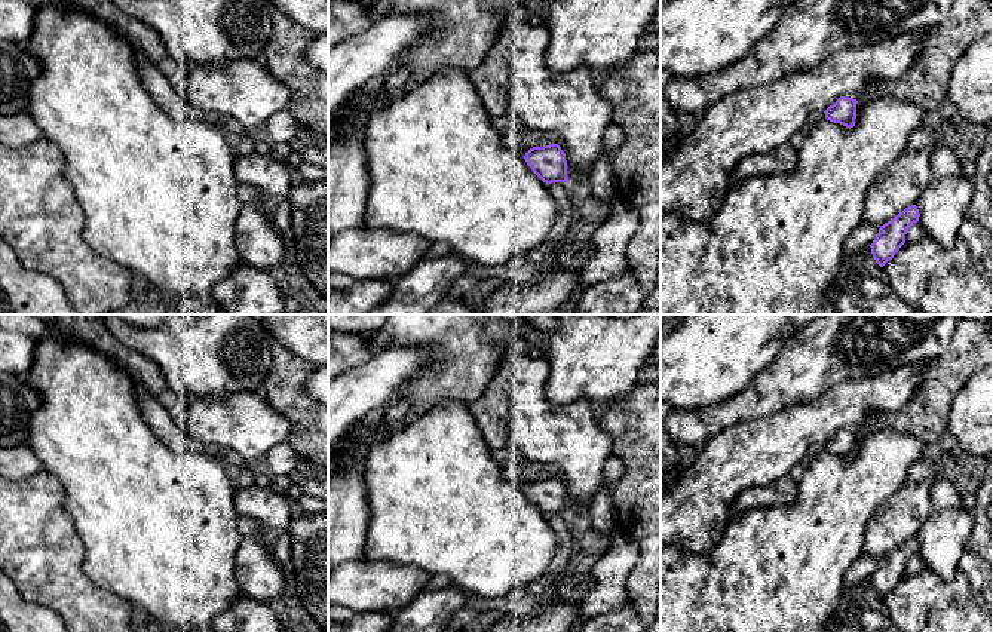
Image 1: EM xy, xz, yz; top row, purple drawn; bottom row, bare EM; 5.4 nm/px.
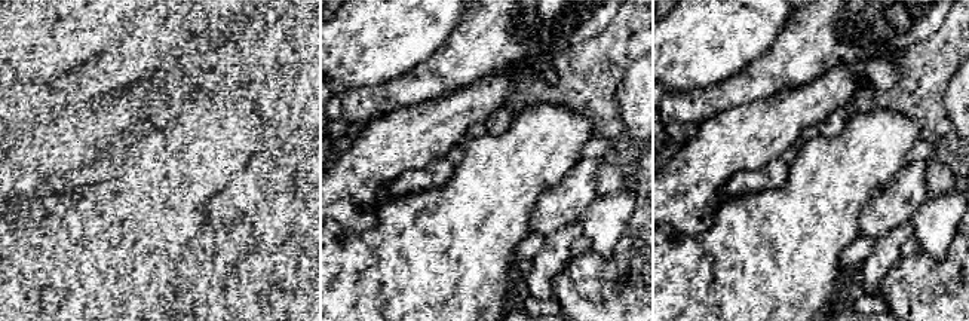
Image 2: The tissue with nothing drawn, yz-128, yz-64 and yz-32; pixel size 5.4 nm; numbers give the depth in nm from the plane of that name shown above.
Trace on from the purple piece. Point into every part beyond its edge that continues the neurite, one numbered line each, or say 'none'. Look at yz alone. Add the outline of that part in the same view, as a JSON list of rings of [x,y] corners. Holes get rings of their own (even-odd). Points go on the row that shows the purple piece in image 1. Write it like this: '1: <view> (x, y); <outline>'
1: yz (815, 117); [[[815,111],[807,117],[806,125],[803,126],[802,132],[804,135],[807,135],[810,132],[810,129],[818,125],[819,122],[822,122],[825,119],[825,113],[824,111]]]

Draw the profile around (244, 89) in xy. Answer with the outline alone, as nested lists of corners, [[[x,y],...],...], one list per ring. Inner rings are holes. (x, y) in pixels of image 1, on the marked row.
[[[261,58],[235,59],[226,67],[187,64],[186,99],[196,108],[217,116],[232,117],[246,129],[266,125],[278,111],[285,110],[291,98],[289,89],[266,70]]]

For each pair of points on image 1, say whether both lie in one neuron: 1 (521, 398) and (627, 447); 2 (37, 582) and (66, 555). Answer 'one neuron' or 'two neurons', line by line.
1: two neurons
2: one neuron

